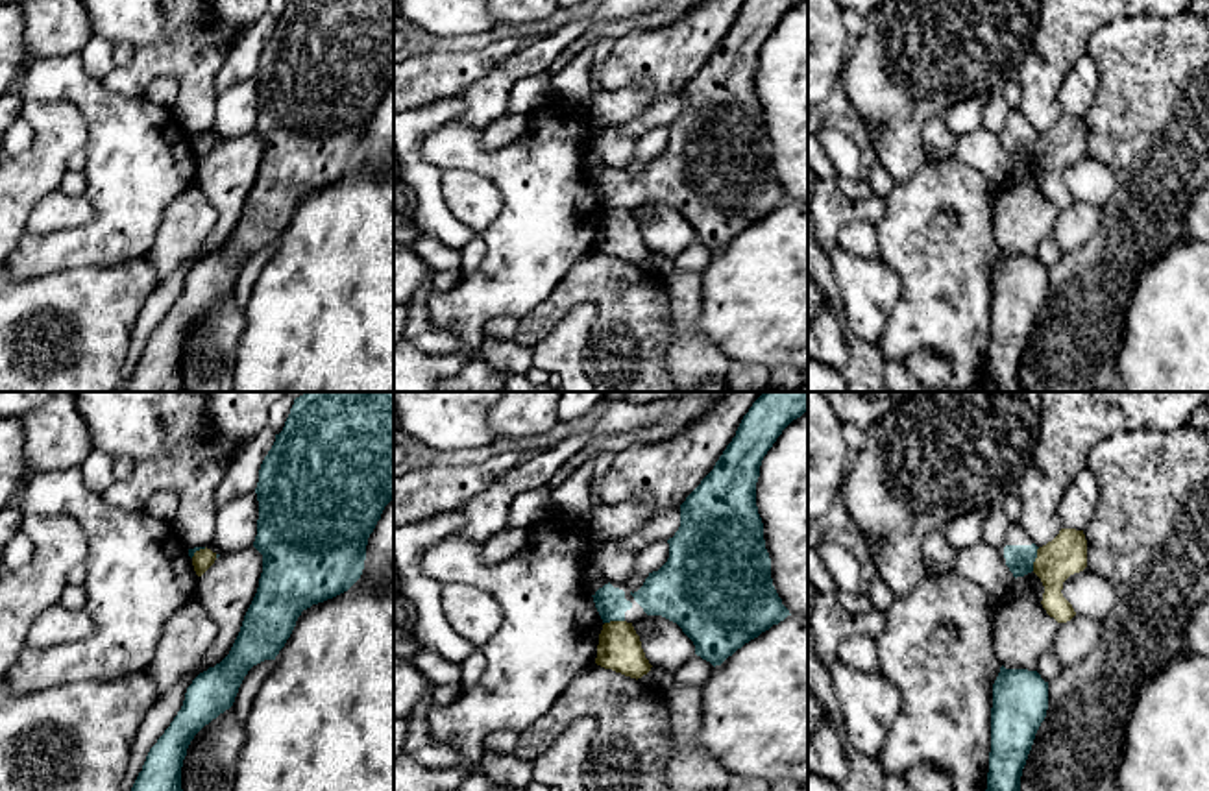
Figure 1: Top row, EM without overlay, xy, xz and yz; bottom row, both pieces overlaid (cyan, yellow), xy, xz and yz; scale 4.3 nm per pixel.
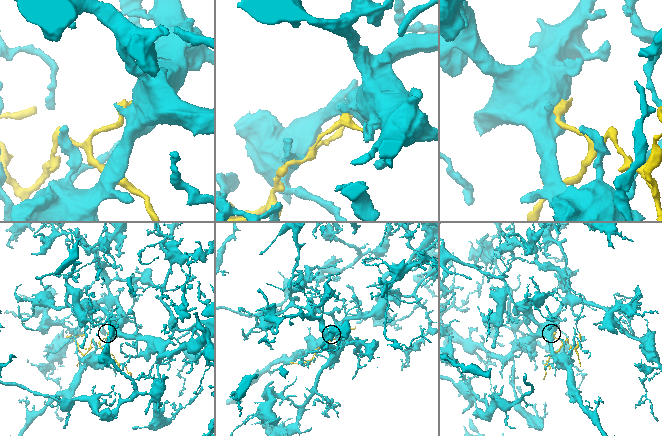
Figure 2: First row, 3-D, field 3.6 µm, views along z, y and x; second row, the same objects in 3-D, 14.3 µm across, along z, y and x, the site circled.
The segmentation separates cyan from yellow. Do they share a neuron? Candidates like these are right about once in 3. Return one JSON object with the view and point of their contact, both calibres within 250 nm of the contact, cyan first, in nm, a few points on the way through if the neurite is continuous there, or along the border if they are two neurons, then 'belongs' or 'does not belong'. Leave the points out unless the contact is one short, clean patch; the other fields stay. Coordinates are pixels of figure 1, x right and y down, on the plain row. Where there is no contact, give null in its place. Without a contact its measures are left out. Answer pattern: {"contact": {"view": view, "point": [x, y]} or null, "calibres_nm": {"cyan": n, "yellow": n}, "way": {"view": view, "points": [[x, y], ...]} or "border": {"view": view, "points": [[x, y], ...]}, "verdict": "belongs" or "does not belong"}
{"contact": {"view": "yz", "point": [1034, 145]}, "calibres_nm": {"cyan": 120, "yellow": 180}, "verdict": "does not belong"}

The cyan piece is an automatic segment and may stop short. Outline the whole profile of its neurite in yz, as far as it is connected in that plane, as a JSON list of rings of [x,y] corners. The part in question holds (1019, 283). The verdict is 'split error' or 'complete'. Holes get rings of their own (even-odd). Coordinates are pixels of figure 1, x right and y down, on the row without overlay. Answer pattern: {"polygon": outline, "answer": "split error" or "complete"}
{"polygon": [[[1000,253],[993,270],[985,392],[1022,392],[1020,362],[1046,296],[1048,268],[1037,257]]], "answer": "complete"}

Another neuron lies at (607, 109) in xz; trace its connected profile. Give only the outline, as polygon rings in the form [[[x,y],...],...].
[[[638,81],[616,92],[593,92],[588,115],[597,126],[606,129],[634,120],[654,102],[653,85]]]

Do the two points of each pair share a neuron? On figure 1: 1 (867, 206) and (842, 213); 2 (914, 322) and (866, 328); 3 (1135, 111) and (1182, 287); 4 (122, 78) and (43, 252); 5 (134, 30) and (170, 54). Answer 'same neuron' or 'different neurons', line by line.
1: same neuron
2: different neurons
3: different neurons
4: different neurons
5: different neurons

